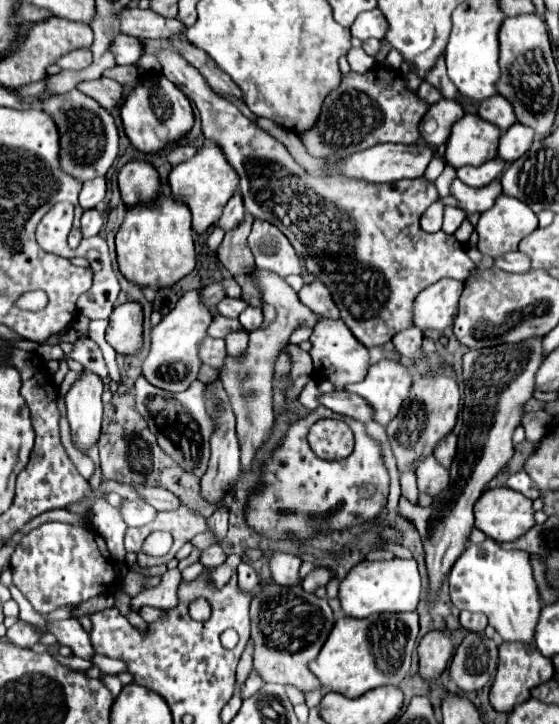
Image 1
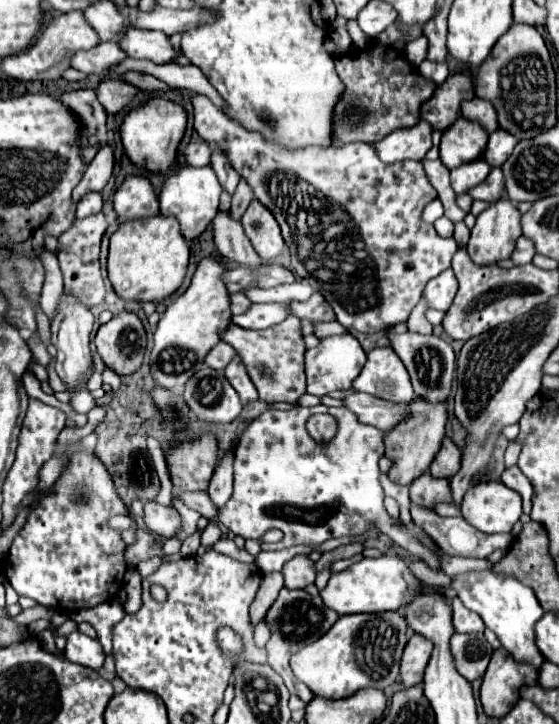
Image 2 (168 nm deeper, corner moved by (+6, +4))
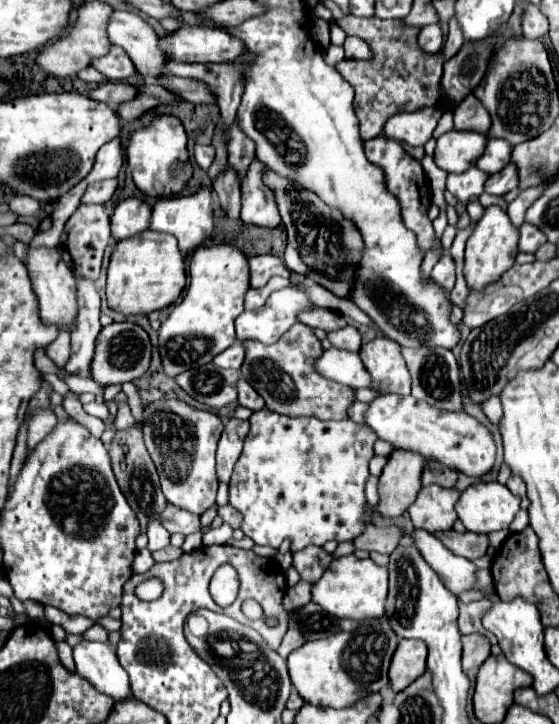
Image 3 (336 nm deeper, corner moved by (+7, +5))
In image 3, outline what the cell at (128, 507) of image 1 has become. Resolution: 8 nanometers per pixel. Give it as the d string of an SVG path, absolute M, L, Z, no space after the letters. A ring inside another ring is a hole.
M167 504L165 510L161 512L159 516L159 522L163 524L163 528L171 534L179 532L183 536L187 534L193 534L197 530L201 530L201 524L199 524L199 516L191 514L191 512L185 512L173 504Z

